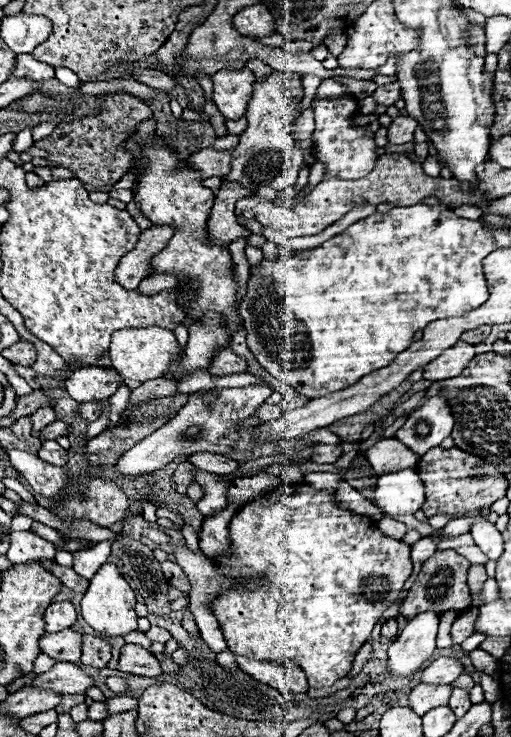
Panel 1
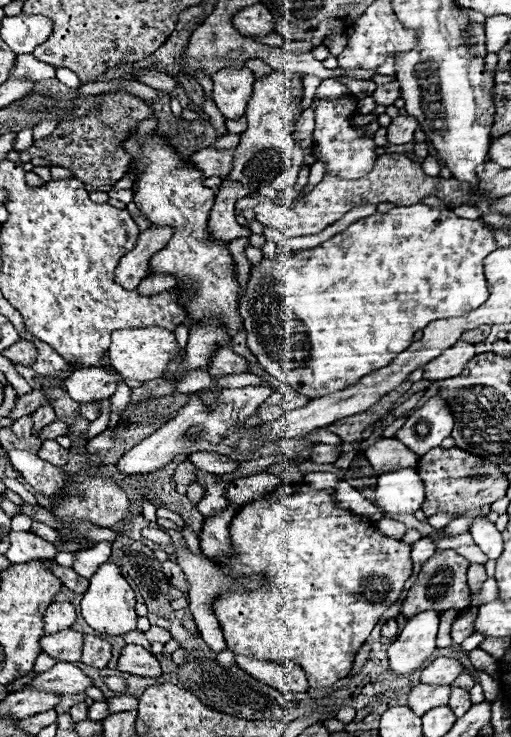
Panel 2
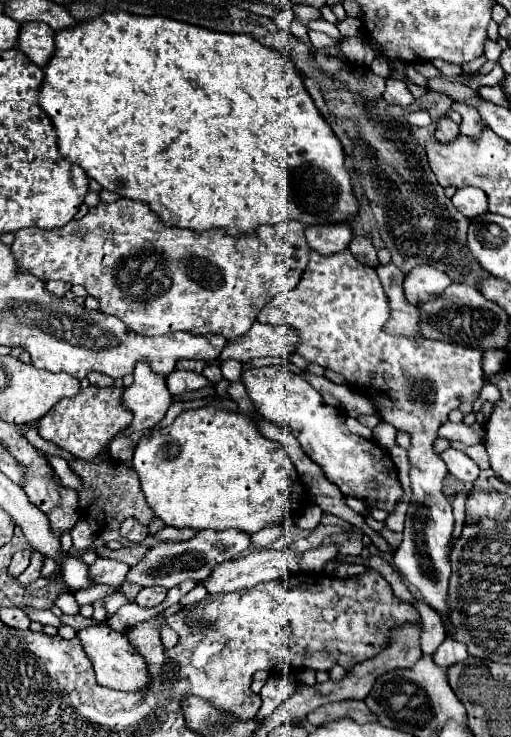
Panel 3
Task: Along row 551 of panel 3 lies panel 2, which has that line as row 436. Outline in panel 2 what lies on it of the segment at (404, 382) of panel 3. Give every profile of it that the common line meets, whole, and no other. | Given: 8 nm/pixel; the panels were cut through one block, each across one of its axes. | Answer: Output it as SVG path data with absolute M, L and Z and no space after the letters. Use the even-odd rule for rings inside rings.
M430 398L416 414L406 420L406 424L396 432L396 438L414 454L424 456L450 436L452 426L454 418L444 400Z

